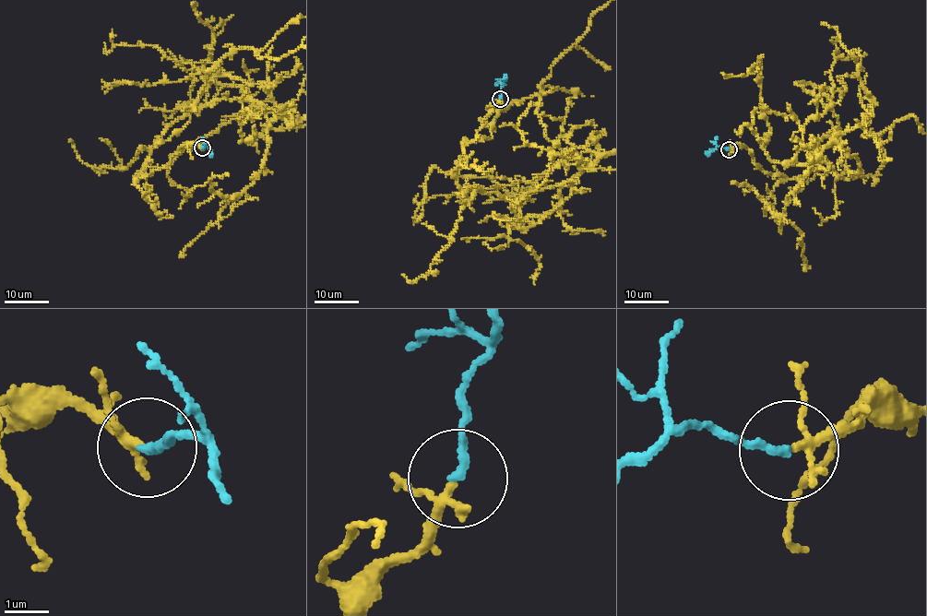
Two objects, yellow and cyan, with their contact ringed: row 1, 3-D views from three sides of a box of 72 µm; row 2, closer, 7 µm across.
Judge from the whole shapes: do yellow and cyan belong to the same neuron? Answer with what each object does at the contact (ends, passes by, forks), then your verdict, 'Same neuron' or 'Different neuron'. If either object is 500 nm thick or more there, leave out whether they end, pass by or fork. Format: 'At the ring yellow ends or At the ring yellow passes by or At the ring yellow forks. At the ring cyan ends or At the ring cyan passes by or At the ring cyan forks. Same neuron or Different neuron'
At the ring yellow passes by. At the ring cyan ends. Same neuron

